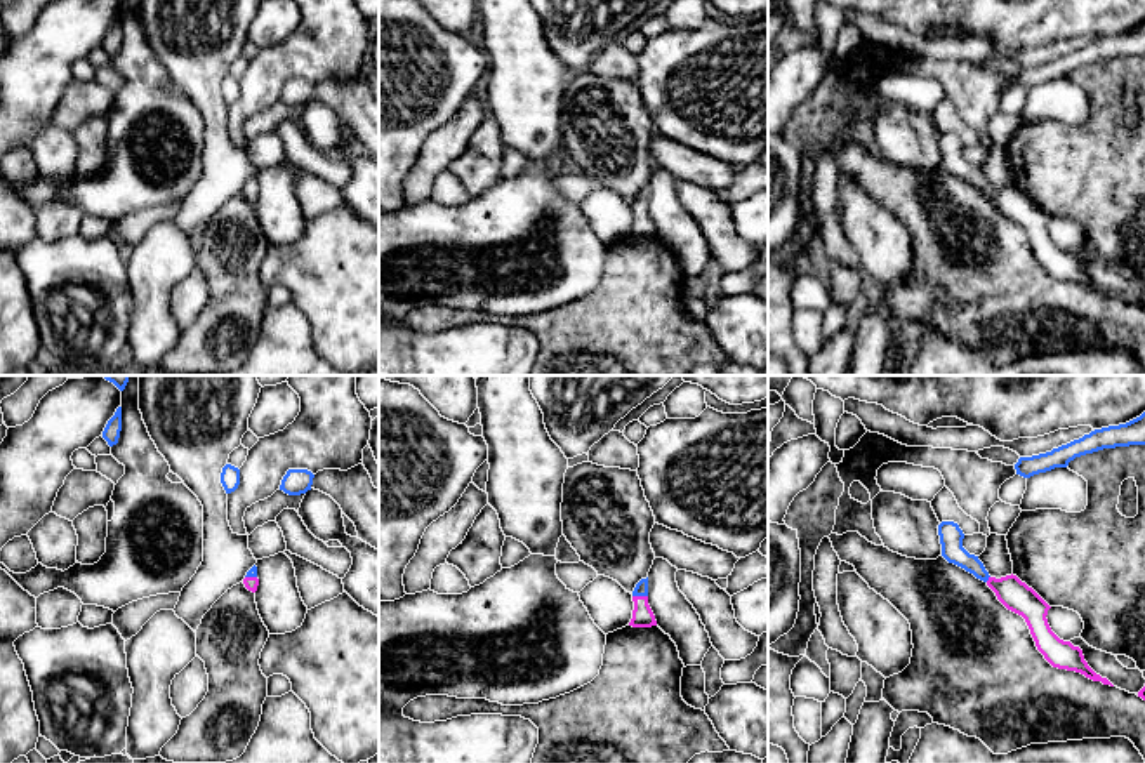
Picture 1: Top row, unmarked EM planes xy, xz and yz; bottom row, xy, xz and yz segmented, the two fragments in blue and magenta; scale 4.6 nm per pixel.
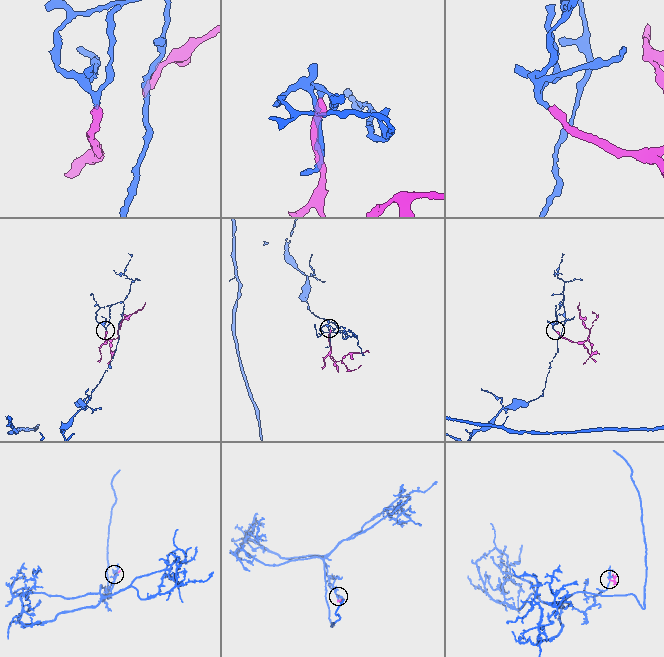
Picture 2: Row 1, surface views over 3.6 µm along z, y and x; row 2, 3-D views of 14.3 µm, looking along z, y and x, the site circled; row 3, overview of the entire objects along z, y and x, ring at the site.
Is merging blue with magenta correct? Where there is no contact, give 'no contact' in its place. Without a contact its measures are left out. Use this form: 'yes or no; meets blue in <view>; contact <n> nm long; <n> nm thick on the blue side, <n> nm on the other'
yes; meets blue in xz; contact 70 nm long; 60 nm thick on the blue side, 100 nm on the other

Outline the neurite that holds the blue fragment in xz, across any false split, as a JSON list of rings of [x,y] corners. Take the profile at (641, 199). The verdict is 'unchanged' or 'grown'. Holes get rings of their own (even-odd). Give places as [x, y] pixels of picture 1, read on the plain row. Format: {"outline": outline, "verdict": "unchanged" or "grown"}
{"outline": [[[648,188],[641,189],[634,202],[632,202],[632,212],[634,212],[634,221],[632,221],[632,229],[629,236],[632,238],[652,238],[657,236],[655,226],[648,216]]], "verdict": "grown"}

